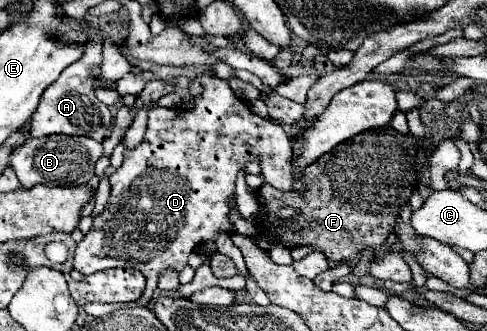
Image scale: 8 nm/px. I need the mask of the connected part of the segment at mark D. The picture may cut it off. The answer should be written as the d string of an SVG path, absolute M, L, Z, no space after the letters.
M198 76L204 84L204 94L196 98L196 108L152 108L148 114L146 134L140 146L124 150L122 166L110 176L110 188L128 188L118 196L108 198L106 210L94 218L92 230L76 246L74 268L82 274L94 274L106 268L136 266L146 276L146 290L142 298L128 306L146 306L156 290L158 276L164 270L184 270L188 256L204 242L214 242L220 232L232 232L230 200L234 198L236 176L252 160L260 160L260 174L274 188L288 192L292 188L292 148L284 128L272 120L264 120L250 112L248 104L240 100L226 80L214 76Z

